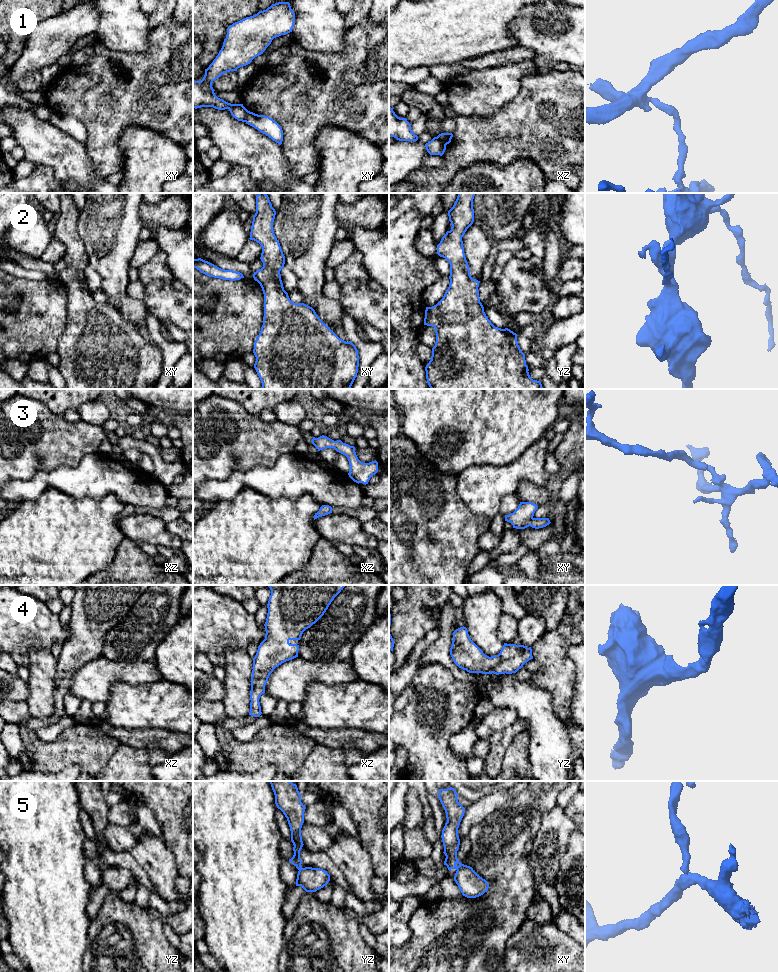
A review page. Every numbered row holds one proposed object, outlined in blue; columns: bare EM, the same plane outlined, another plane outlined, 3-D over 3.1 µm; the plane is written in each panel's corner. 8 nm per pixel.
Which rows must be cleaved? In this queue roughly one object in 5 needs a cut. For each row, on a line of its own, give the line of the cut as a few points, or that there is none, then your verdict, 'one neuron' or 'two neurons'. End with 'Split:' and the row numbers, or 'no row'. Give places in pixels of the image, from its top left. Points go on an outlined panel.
1: xy (249, 111), (244, 121) | two neurons
2: no cut | one neuron
3: no cut | one neuron
4: no cut | one neuron
5: xy (463, 864), (457, 870) | two neurons
Split: 1, 5

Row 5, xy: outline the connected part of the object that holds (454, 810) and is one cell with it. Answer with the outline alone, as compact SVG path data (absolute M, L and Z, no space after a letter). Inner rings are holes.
M452 787L439 789L438 798L445 810L447 822L442 830L442 842L446 856L444 865L448 870L458 870L463 864L458 861L457 851L460 845L458 828L464 816L465 808L458 802L458 794Z

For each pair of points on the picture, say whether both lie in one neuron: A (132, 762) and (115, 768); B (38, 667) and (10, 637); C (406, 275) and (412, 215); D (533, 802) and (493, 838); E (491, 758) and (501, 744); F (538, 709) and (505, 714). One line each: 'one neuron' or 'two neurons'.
A: one neuron
B: two neurons
C: one neuron
D: one neuron
E: one neuron
F: two neurons

